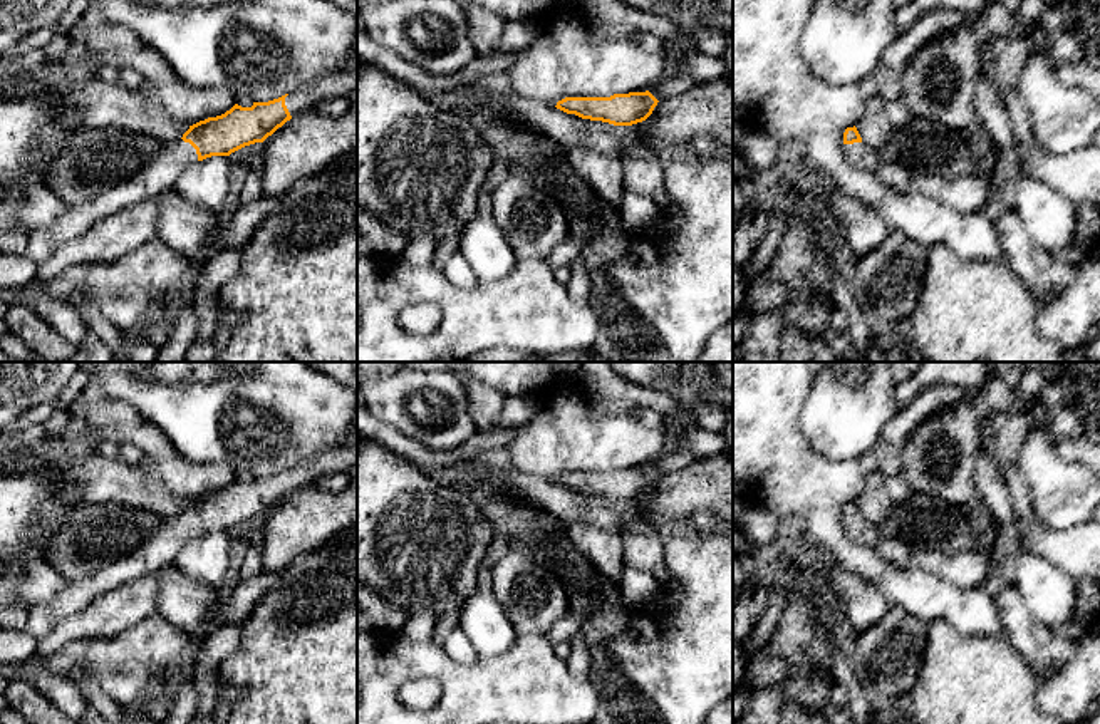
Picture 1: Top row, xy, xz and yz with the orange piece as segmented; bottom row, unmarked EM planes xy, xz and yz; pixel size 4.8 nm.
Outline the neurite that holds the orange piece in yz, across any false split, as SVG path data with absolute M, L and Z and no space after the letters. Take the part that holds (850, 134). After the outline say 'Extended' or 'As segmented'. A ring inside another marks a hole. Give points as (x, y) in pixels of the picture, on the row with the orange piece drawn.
M847 127L843 132L843 151L847 161L864 171L875 173L879 166L877 153L862 142L857 127Z. Extended

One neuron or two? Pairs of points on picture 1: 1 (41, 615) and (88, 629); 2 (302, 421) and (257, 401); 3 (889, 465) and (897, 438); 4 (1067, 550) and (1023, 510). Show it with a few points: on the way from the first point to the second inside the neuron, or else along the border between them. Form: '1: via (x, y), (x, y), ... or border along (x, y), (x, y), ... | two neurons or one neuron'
1: border along (57, 622), (39, 639) | two neurons
2: via (290, 413), (269, 408) | one neuron
3: via (889, 458), (891, 444) | one neuron
4: via (1055, 545), (1030, 522) | one neuron

